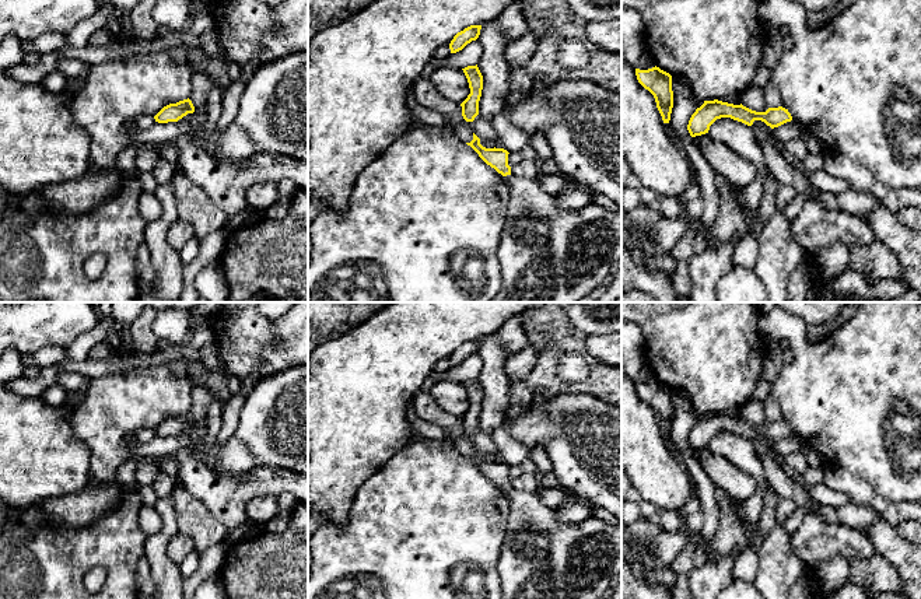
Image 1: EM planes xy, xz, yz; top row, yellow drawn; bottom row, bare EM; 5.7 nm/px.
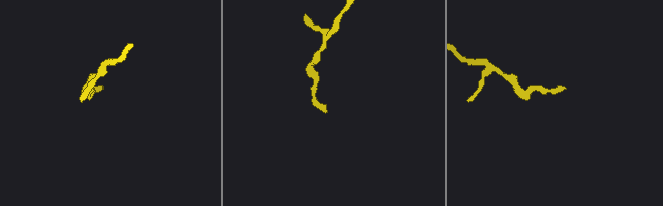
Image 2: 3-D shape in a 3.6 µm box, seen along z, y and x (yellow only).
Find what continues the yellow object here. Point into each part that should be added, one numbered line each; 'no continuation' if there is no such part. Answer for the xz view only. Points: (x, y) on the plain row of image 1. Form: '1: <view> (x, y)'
1: xz (540, 557)

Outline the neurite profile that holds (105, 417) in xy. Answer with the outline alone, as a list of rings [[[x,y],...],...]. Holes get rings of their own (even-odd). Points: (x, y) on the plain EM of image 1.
[[[167,365],[144,367],[118,375],[92,378],[87,390],[71,403],[71,427],[91,451],[91,480],[99,484],[116,483],[118,467],[130,458],[130,442],[137,430],[155,430],[164,420],[189,411],[192,402],[192,381],[178,376]]]

